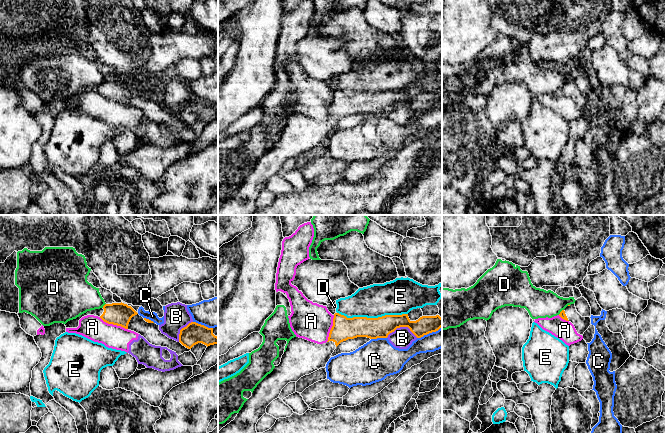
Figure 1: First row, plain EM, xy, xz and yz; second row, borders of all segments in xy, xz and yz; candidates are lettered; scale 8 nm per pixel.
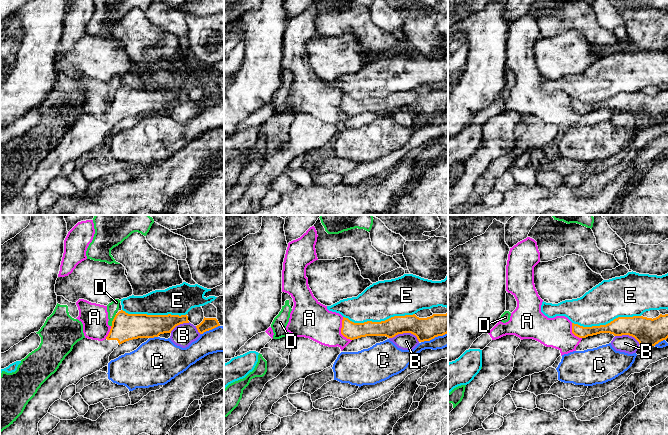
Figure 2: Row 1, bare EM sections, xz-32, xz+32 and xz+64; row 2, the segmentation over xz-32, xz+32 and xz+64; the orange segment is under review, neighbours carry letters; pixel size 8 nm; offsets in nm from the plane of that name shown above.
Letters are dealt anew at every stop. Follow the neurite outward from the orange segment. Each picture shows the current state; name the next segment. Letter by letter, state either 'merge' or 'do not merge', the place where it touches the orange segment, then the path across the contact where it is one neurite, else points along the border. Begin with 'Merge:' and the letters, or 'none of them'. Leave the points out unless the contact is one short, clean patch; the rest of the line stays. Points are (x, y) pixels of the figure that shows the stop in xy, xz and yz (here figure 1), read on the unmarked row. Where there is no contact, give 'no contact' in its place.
Merge: none of them
A: do not merge; meets orange in xy at (113, 100); border along xy (99, 93), (108, 99), (120, 101), (127, 105)
B: do not merge; meets orange in xz at (402, 102); border along xz (386, 113), (400, 103), (407, 103), (417, 113)
C: do not merge; meets orange in xz at (378, 113)
D: do not merge; meets orange in xy at (104, 81)
E: do not merge; meets orange in xz at (372, 94)

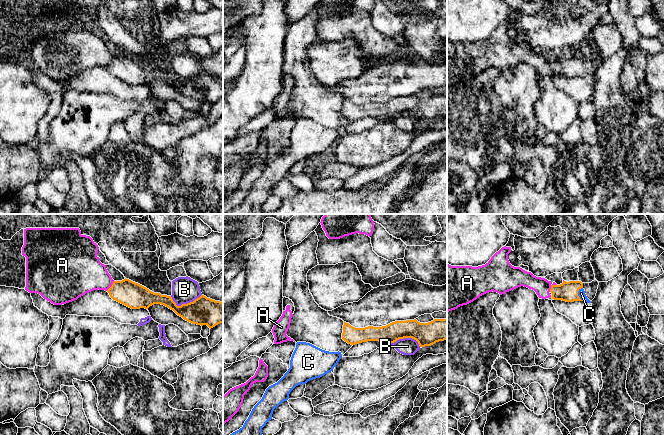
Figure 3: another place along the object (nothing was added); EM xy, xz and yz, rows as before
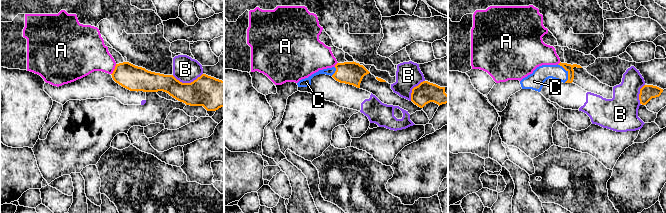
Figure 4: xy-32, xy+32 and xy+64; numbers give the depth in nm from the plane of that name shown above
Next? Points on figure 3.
Merge: C
A: do not merge; meets orange in yz at (551, 62)
B: do not merge; meets orange in xy at (184, 80); border along xy (201, 70), (192, 77), (180, 81), (177, 81), (170, 72)
C: merge; meets orange in yz at (577, 70)

